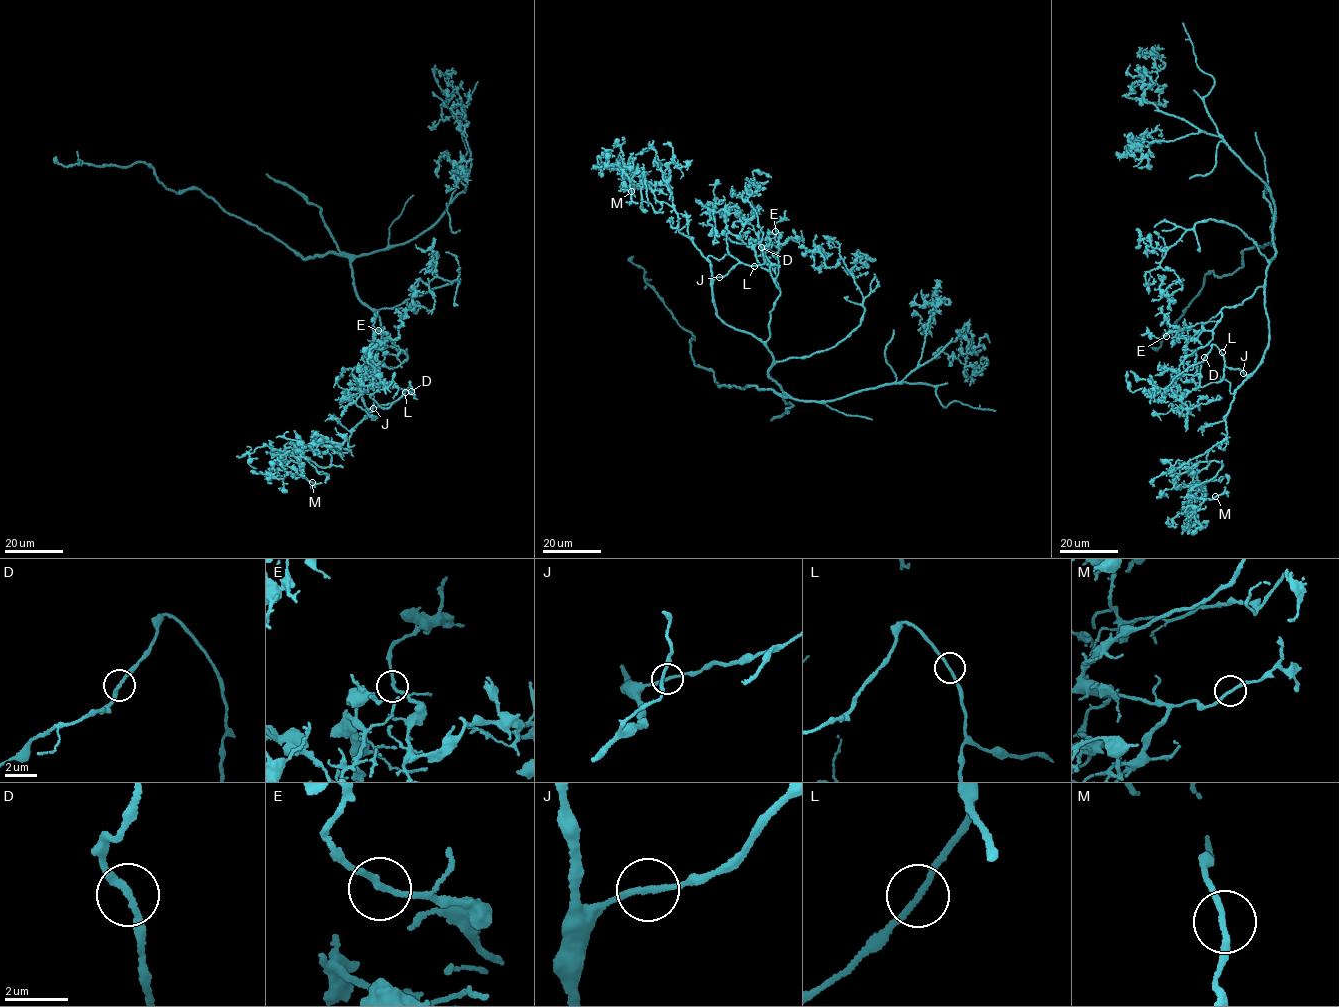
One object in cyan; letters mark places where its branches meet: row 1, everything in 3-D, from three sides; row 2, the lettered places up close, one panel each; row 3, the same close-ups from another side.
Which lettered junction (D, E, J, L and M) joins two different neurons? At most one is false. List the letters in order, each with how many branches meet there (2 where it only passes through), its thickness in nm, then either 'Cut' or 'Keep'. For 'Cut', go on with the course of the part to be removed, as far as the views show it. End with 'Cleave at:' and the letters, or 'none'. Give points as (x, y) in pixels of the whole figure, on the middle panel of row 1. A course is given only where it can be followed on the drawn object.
D: Branches: 2. Thickness 190 nm. Keep
E: Branches: 2. Thickness 180 nm. Keep
J: Branches: 2. Thickness 170 nm. Keep
L: Branches: 2. Thickness 170 nm. Keep
M: Branches: 2. Thickness 180 nm. Keep
Cleave at: none

